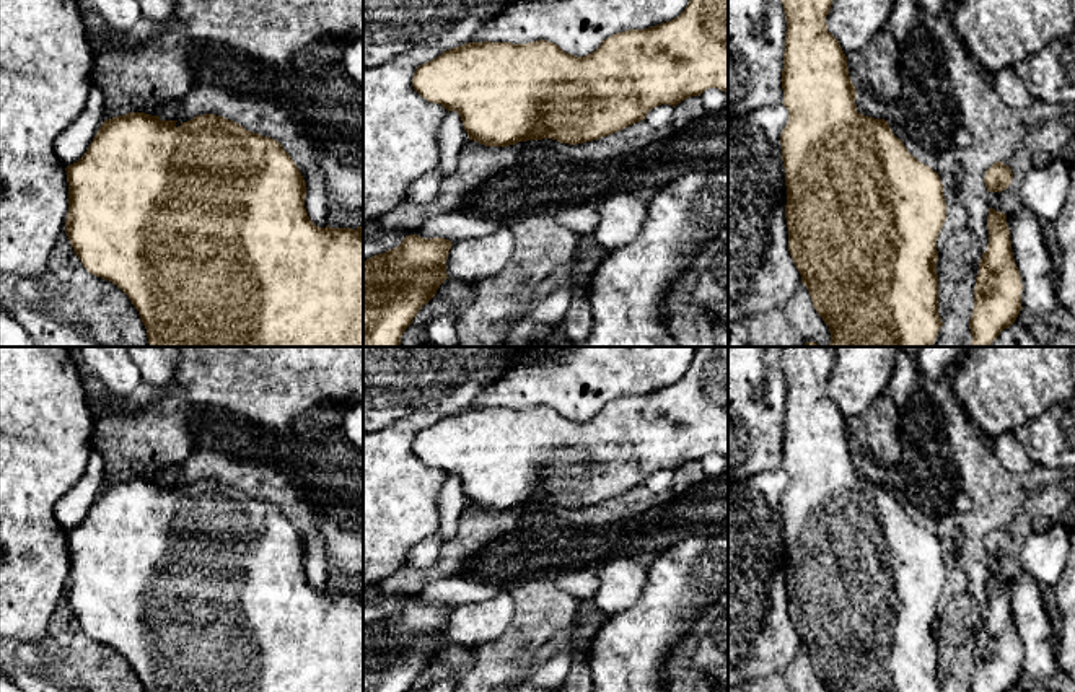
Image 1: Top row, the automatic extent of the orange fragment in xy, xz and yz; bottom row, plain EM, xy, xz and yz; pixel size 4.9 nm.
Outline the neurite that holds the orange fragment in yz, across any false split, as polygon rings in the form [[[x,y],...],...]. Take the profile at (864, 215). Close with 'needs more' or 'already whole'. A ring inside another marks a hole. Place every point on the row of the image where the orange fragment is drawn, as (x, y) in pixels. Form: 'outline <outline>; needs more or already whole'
outline [[[782,0],[787,33],[782,70],[783,106],[788,109],[788,122],[780,135],[782,160],[785,168],[787,205],[785,218],[788,228],[788,251],[808,288],[818,314],[829,326],[831,344],[819,345],[806,342],[805,347],[933,347],[938,331],[943,326],[938,314],[938,275],[937,275],[937,241],[946,220],[946,202],[943,184],[937,171],[912,156],[884,119],[863,116],[857,111],[857,90],[849,77],[847,57],[839,41],[827,31],[826,16],[832,0]]]; already whole

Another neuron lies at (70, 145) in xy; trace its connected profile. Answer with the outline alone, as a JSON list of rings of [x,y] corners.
[[[91,83],[86,104],[78,117],[54,140],[54,151],[67,168],[77,163],[90,148],[104,122],[106,96],[99,85]]]

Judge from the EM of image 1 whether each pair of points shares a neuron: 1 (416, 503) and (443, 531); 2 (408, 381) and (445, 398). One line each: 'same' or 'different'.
1: different
2: same

